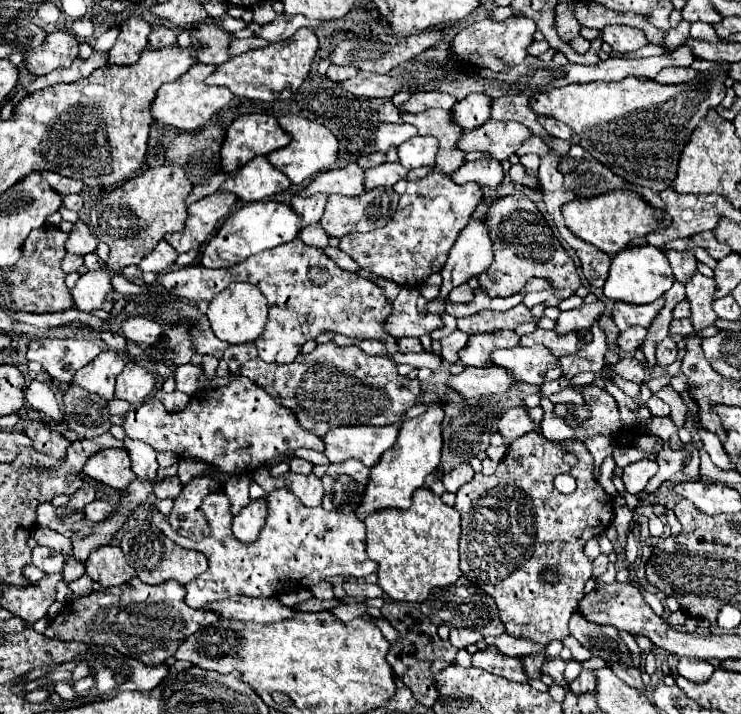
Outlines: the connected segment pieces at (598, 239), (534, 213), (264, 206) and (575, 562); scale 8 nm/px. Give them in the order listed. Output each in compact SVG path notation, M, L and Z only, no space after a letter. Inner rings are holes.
M613 190L593 198L577 198L563 204L563 216L567 228L581 240L597 246L605 254L613 256L619 250L627 248L629 242L637 236L647 236L655 230L665 230L671 224L671 216L665 210L653 208L645 198L633 190Z
M525 194L519 196L503 196L489 210L489 232L493 236L493 264L485 274L479 274L481 286L489 296L511 296L521 292L525 282L531 276L549 278L555 288L561 288L561 298L571 296L579 286L577 268L561 246L561 242L553 236L553 230L543 220L535 202L531 202Z
M263 200L263 202L253 202L237 212L233 212L225 224L219 228L219 232L207 242L201 264L207 268L229 268L233 264L239 264L241 260L247 260L253 254L259 254L263 250L277 248L281 244L287 244L295 240L301 232L301 216L293 212L289 204L283 202L273 202L273 200Z
M529 432L529 434L521 436L521 438L517 438L515 442L511 442L511 448L507 450L507 456L499 462L495 474L485 476L485 474L479 472L479 474L473 476L473 480L469 480L467 484L463 484L463 486L457 490L455 508L457 508L459 514L461 514L461 540L459 540L461 566L459 566L459 568L461 568L461 572L463 572L463 576L465 576L467 580L471 580L471 582L477 584L483 592L487 592L489 596L493 596L493 600L495 600L495 604L497 604L497 608L499 608L499 616L501 616L501 620L503 620L503 624L505 624L505 628L507 628L507 634L531 638L531 640L535 640L535 642L539 642L539 644L549 644L551 640L563 640L565 636L569 636L569 626L567 626L567 624L569 624L569 618L571 618L573 610L577 608L579 600L583 598L583 586L585 586L585 582L591 578L591 560L583 554L583 546L585 546L585 542L587 542L589 538L595 538L597 534L605 532L607 526L609 526L611 520L613 520L613 498L611 498L611 496L603 490L603 486L597 482L593 470L595 470L593 456L591 456L591 452L587 450L587 446L585 446L583 442L579 442L579 440L551 442L551 440L547 440L547 438L545 438L543 434L539 434L539 432ZM565 454L573 454L573 456L577 458L577 464L575 464L575 466L569 466L569 464L565 462ZM557 474L571 474L571 476L577 480L577 488L575 488L573 494L567 494L567 496L565 496L565 494L559 494L559 492L555 490L553 480L555 480ZM547 570L555 570L555 582L553 582L553 584L543 578L543 572L547 572Z

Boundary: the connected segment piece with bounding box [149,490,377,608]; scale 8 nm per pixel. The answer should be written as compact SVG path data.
M277 490L267 494L269 514L267 524L261 528L261 534L255 542L243 544L231 532L231 502L227 494L209 494L201 502L201 510L205 514L207 524L211 526L211 534L199 542L179 536L165 514L157 510L157 506L149 508L149 516L153 524L171 540L181 544L183 548L199 550L209 560L209 570L191 580L187 588L185 602L191 608L205 608L213 602L233 598L233 596L275 596L285 586L301 586L311 588L313 584L327 580L337 574L347 574L353 578L365 578L377 570L377 564L369 560L365 550L365 524L355 514L343 512L327 512L319 508L303 506L291 492Z

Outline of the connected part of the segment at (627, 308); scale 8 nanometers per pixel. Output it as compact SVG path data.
M665 298L655 300L653 304L645 304L645 306L635 306L635 304L623 304L623 302L615 302L613 308L613 320L617 324L617 328L623 332L629 326L643 326L649 328L651 322L655 320L655 316L661 312L665 304Z

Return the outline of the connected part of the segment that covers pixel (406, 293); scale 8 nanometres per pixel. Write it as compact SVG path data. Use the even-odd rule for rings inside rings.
M401 288L399 296L393 302L393 314L389 316L385 328L395 336L425 336L443 328L439 314L419 314L415 300L419 298L417 288Z

